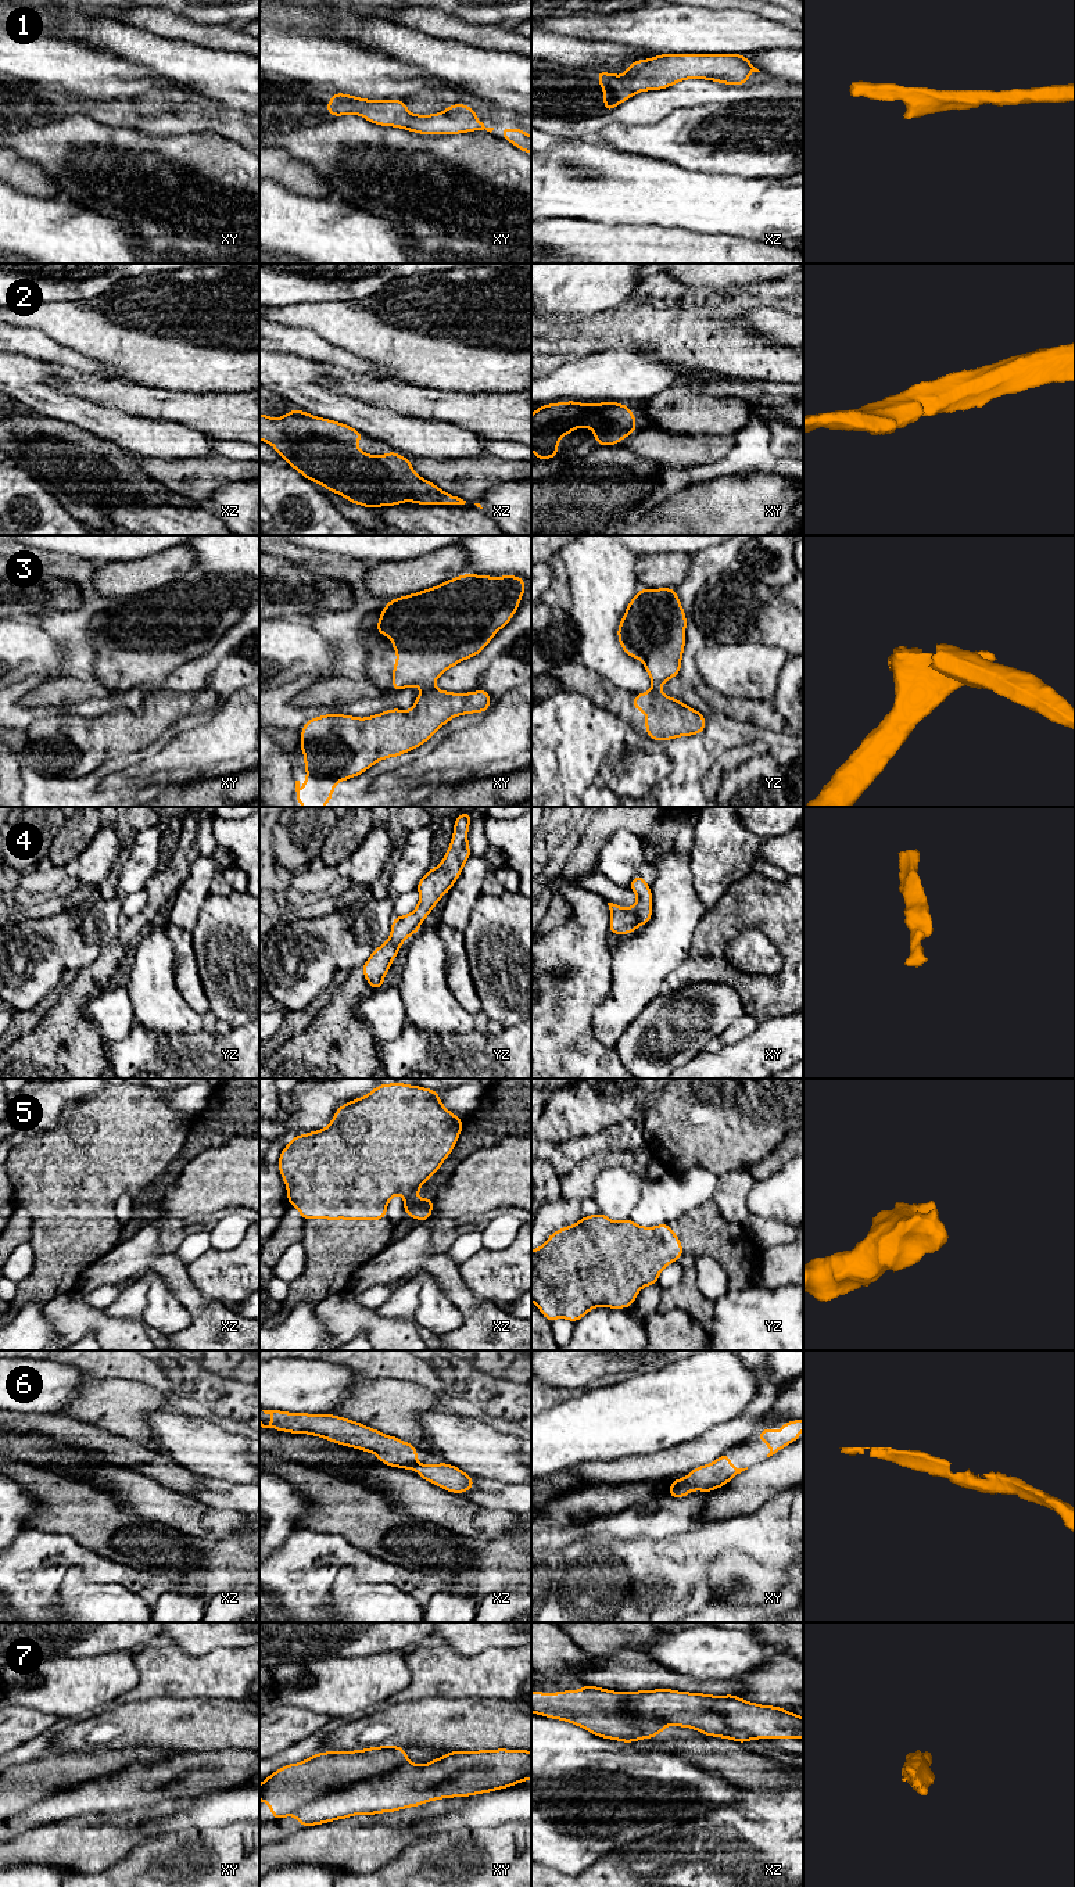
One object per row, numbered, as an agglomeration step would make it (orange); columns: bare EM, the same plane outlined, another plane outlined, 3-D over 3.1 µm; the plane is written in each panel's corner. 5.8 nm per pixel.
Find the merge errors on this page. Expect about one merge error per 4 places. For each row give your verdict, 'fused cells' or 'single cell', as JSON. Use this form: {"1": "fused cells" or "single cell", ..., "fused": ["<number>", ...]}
{"1": "single cell", "2": "single cell", "3": "fused cells", "4": "single cell", "5": "single cell", "6": "single cell", "7": "fused cells", "fused": ["3", "7"]}

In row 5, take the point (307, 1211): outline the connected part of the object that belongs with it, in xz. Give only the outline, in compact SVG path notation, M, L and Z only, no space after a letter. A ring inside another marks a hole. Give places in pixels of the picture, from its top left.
M401 1081L377 1084L359 1099L341 1105L326 1129L295 1134L277 1160L280 1176L287 1187L289 1206L300 1210L304 1221L309 1219L380 1220L387 1217L387 1203L393 1195L404 1195L405 1215L420 1221L431 1216L434 1199L416 1201L423 1183L440 1170L456 1145L463 1122L447 1111L438 1099L438 1090L408 1086Z

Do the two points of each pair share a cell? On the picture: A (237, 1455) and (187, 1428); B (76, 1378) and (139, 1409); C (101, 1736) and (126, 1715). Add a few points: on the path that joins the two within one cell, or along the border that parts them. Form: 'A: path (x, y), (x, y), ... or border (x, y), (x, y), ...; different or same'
A: path (225, 1455), (211, 1452), (200, 1441); same
B: border (99, 1380), (85, 1384), (63, 1405); different
C: path (108, 1733), (122, 1722); same

